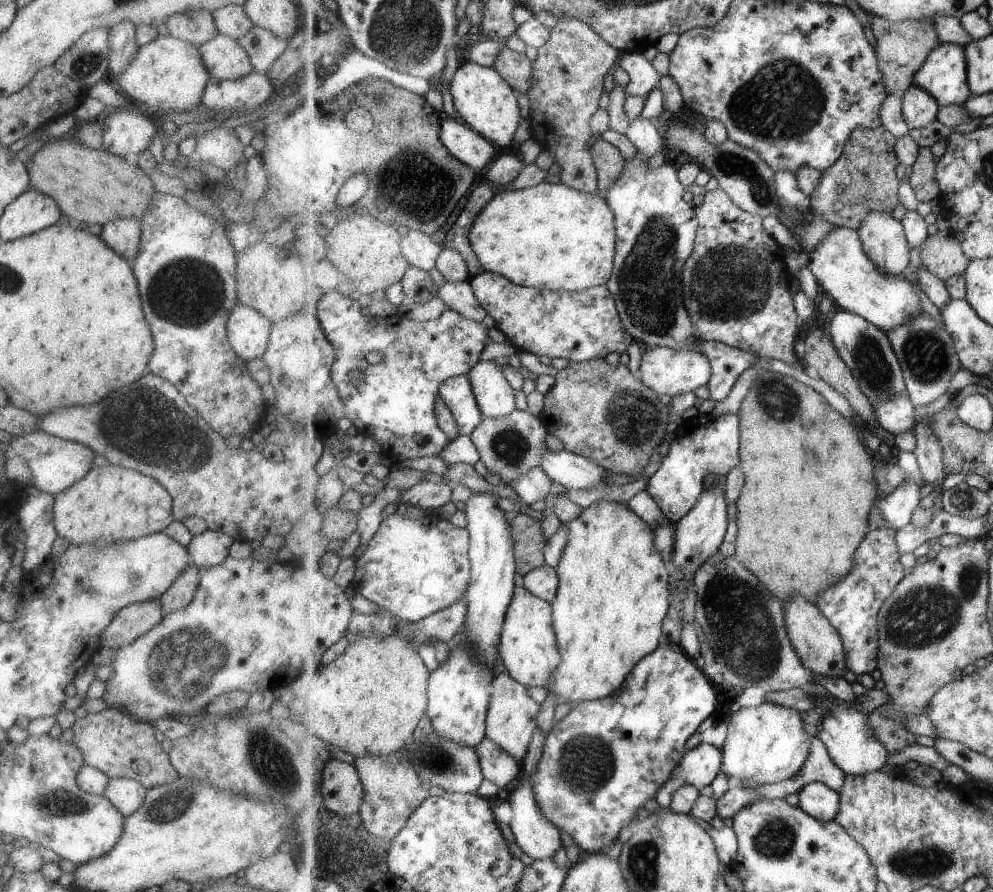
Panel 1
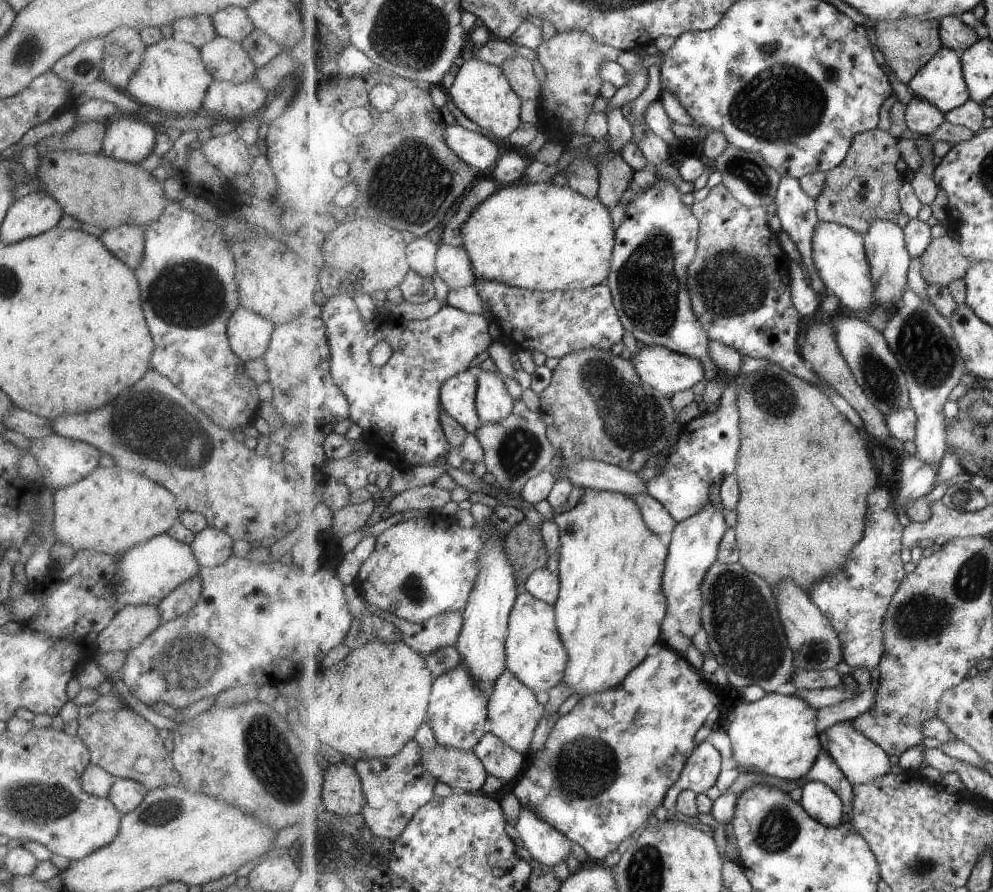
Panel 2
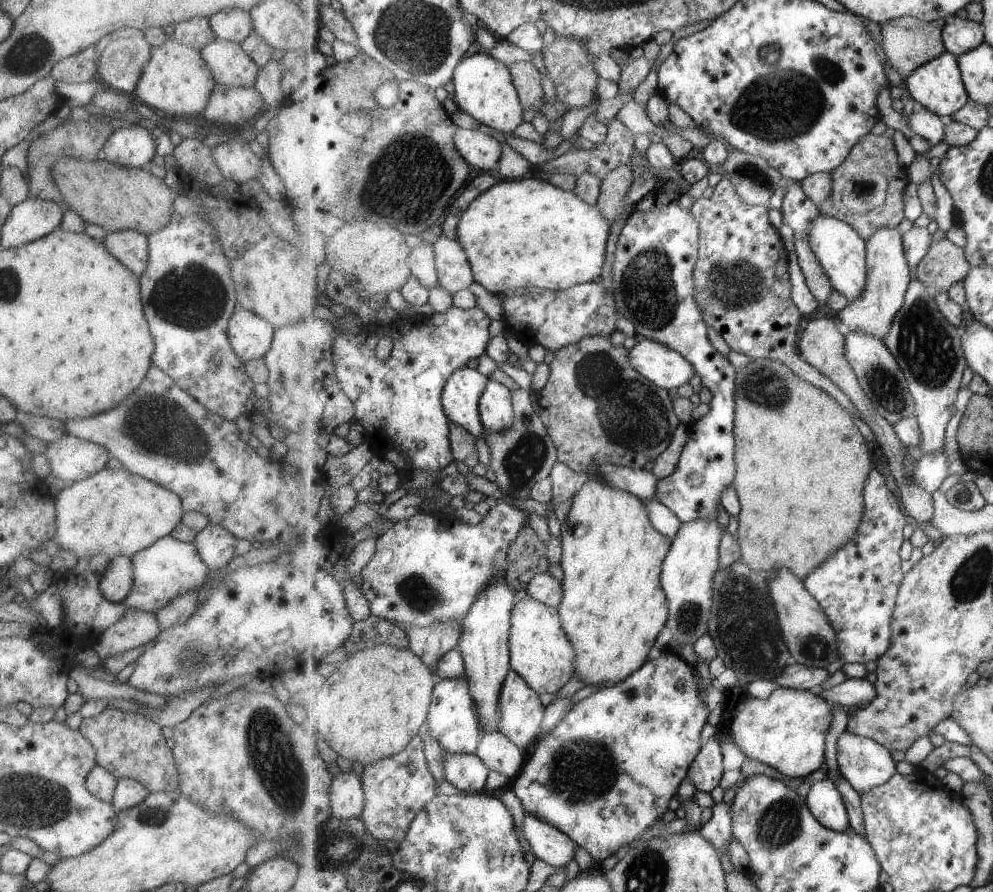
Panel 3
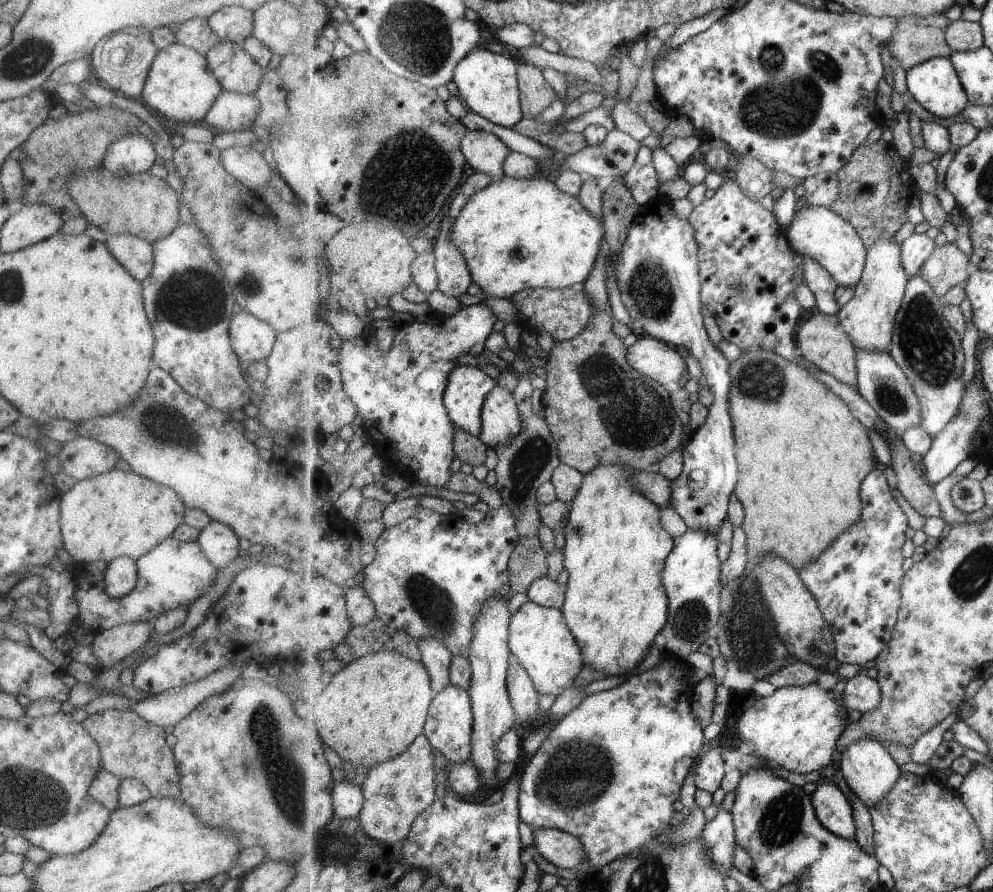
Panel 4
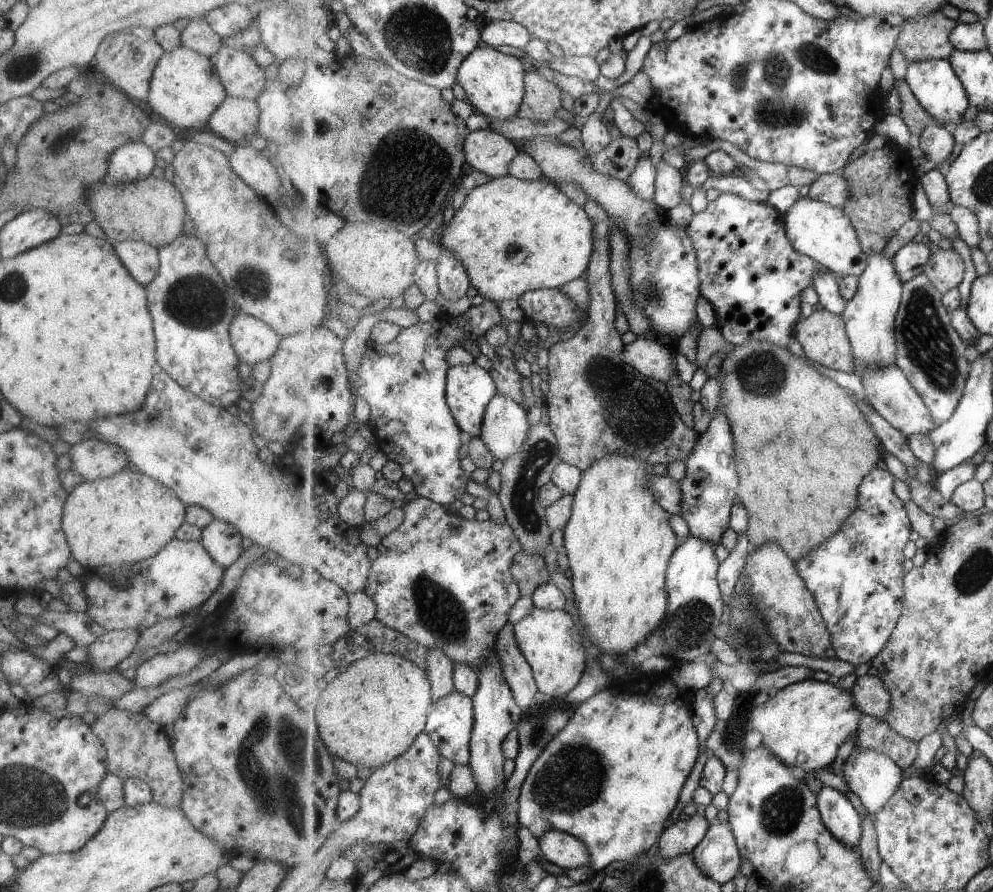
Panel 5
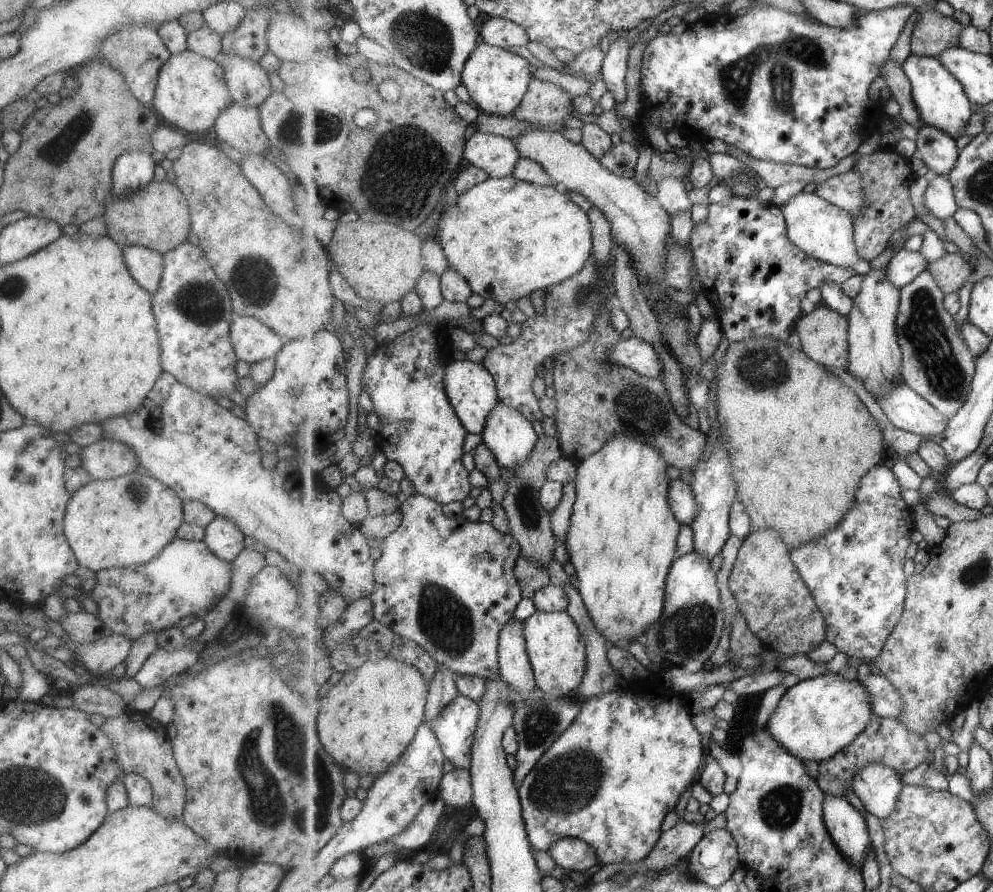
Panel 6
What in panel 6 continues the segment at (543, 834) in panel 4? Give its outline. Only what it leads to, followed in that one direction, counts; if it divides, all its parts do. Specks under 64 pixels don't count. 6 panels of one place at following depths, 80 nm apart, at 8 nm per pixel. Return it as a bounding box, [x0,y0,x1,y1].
[551,837,600,872]

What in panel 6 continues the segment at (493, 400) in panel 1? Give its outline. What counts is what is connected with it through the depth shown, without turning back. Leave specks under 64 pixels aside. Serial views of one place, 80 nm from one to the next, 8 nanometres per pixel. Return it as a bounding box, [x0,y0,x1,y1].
[481,400,538,471]

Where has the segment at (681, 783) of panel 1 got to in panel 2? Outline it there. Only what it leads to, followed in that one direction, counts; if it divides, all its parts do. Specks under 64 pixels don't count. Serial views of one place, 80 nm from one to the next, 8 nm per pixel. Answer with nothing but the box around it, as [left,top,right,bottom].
[661,741,721,813]

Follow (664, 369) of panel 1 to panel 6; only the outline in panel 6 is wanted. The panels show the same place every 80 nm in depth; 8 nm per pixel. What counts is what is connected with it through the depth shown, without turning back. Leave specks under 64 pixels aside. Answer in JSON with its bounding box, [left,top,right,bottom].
[606,334,664,379]

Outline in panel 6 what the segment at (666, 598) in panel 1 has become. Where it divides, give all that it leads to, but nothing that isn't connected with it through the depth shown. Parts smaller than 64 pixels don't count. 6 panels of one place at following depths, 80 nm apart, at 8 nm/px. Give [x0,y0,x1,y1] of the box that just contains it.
[565,433,681,646]

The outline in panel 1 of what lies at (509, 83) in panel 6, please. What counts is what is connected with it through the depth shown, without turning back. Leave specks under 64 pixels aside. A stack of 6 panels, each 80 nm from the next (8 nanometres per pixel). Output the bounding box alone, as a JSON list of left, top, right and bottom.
[450,61,521,148]

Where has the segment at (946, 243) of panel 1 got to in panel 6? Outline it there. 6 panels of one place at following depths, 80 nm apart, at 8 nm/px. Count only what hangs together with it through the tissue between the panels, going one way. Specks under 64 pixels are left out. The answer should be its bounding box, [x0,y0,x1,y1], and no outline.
[927,252,974,295]

